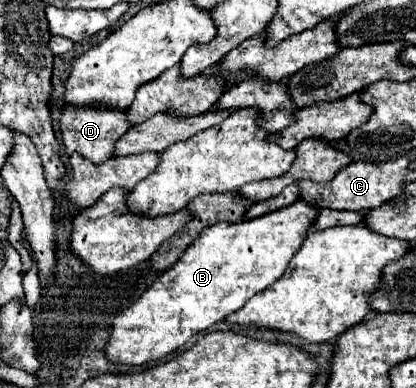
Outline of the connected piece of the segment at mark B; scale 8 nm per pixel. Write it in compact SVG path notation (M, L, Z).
M298 200L292 206L264 214L254 220L236 224L214 224L204 228L194 240L194 244L190 244L190 248L182 252L176 264L172 264L162 276L158 276L156 282L132 306L122 310L114 318L104 348L106 360L110 360L112 364L142 366L146 362L166 356L168 352L178 350L196 332L202 332L216 322L222 322L228 314L242 308L256 292L268 288L284 274L290 256L294 256L294 252L302 244L302 236L306 236L306 228L314 222L314 216L316 208L306 204L304 200Z

